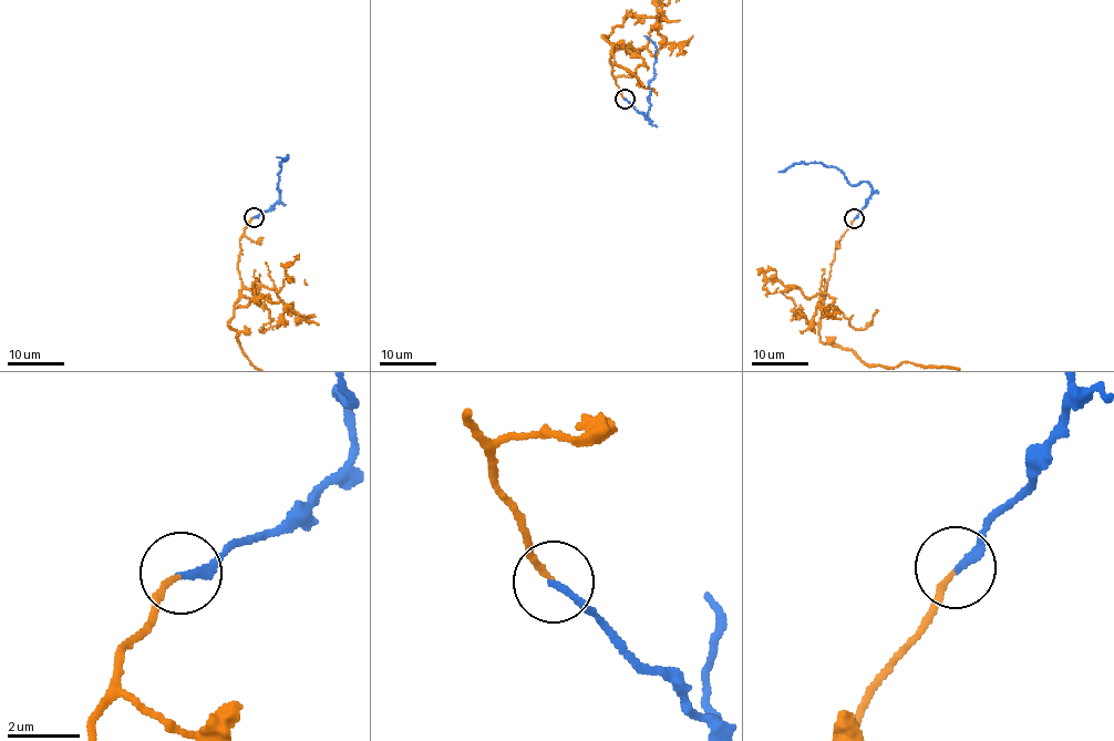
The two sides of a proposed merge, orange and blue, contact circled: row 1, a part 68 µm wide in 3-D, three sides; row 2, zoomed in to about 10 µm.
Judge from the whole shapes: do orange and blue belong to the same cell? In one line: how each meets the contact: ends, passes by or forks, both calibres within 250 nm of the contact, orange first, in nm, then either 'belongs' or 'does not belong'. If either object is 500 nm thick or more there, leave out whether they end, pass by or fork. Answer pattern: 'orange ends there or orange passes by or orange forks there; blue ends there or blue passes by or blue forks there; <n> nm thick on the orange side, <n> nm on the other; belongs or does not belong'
orange ends there; blue ends there; 160 nm thick on the orange side, 200 nm on the other; belongs

